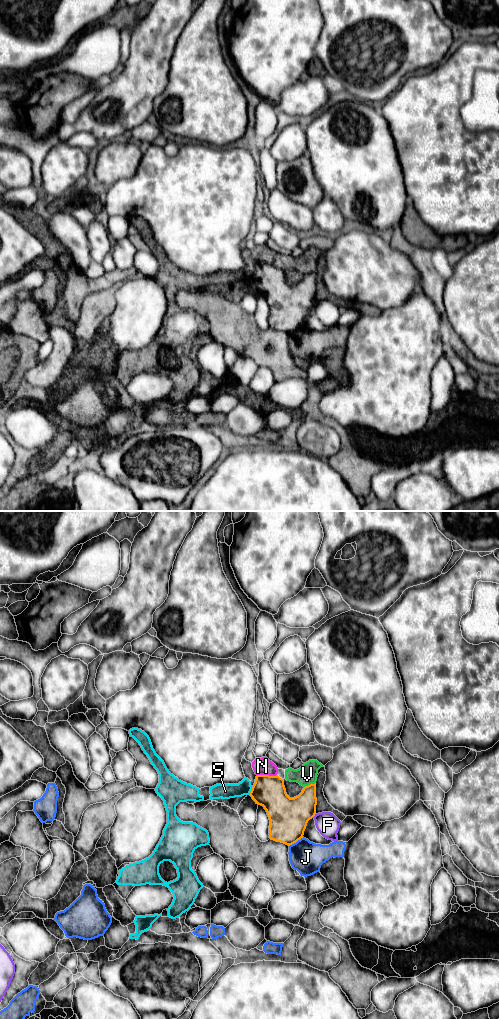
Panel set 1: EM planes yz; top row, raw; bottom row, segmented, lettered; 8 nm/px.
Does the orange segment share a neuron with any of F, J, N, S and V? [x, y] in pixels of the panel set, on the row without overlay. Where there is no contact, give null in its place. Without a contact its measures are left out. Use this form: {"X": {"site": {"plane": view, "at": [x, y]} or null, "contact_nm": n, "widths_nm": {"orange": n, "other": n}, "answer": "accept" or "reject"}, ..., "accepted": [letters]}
{"F": {"site": {"plane": "yz", "at": [314, 303]}, "contact_nm": 50, "widths_nm": {"orange": 300, "other": 180}, "answer": "reject"}, "J": {"site": {"plane": "yz", "at": [296, 329]}, "contact_nm": 140, "widths_nm": {"orange": 300, "other": 260}, "answer": "reject"}, "N": {"site": {"plane": "yz", "at": [267, 263]}, "contact_nm": 160, "widths_nm": {"orange": 260, "other": 140}, "answer": "reject"}, "S": {"site": {"plane": "yz", "at": [251, 279]}, "contact_nm": 70, "widths_nm": {"orange": 260, "other": 130}, "answer": "reject"}, "V": {"site": {"plane": "yz", "at": [310, 272]}, "contact_nm": 90, "widths_nm": {"orange": 240, "other": 160}, "answer": "reject"}, "accepted": []}

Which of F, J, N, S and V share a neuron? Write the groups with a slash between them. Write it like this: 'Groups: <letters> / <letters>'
Groups: F / J / N S V

